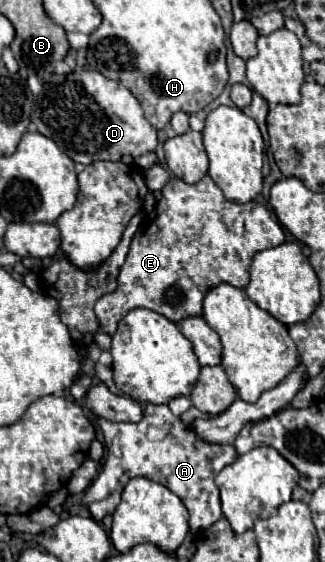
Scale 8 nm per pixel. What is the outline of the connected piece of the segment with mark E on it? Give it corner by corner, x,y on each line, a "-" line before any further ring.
205,174
197,184
187,184
179,178
173,178
163,186
161,192
163,198
155,206
155,218
149,220
149,226
141,226
131,240
127,260
117,276
117,290
101,296
101,300
95,304
99,326
109,336
115,334
119,320
127,316
127,312
133,308
153,310
175,324
181,322
183,318
199,316
203,310
201,308
203,296
207,294
209,288
221,282
229,282
231,286
245,288
249,284
251,258
259,250
275,248
285,240
281,224
271,216
271,212
263,204
229,202
209,174

